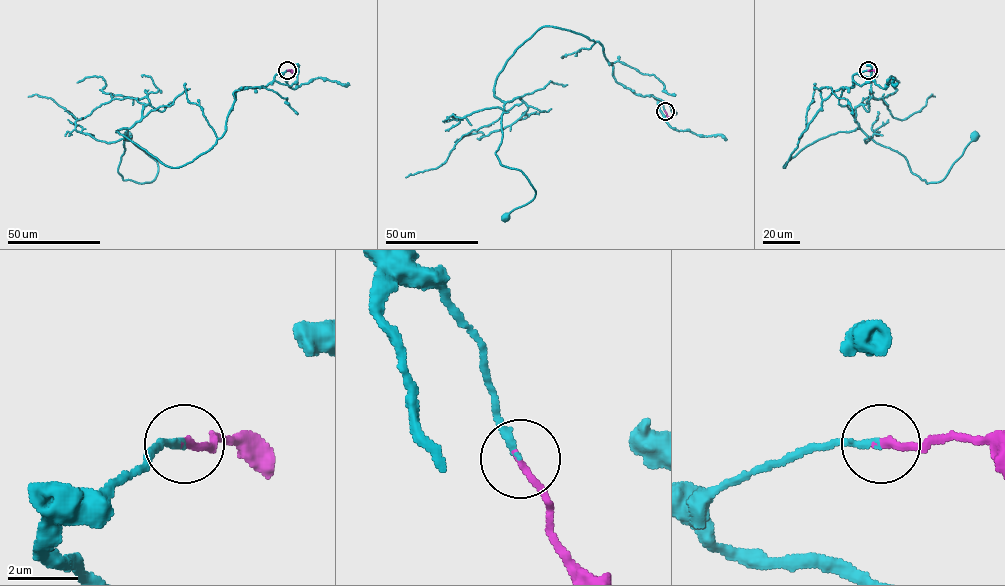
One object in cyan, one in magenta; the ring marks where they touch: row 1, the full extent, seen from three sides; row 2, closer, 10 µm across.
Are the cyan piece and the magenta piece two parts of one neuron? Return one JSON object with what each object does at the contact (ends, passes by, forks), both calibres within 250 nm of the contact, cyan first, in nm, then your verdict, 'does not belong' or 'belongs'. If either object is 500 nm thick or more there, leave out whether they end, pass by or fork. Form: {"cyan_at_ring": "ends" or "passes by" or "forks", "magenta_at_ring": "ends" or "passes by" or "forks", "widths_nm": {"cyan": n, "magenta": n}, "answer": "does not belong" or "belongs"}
{"cyan_at_ring": "ends", "magenta_at_ring": "ends", "widths_nm": {"cyan": 180, "magenta": 220}, "answer": "belongs"}

